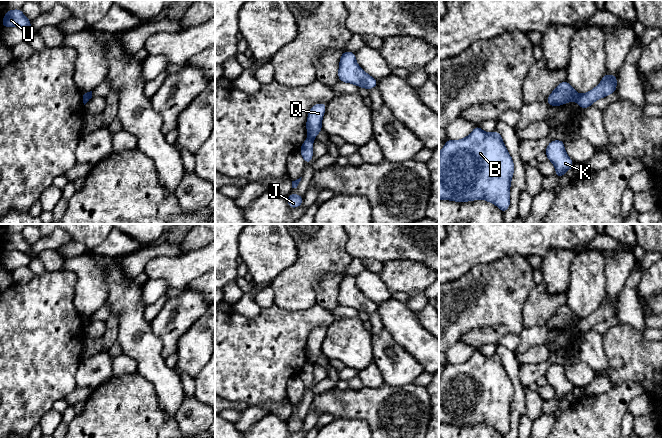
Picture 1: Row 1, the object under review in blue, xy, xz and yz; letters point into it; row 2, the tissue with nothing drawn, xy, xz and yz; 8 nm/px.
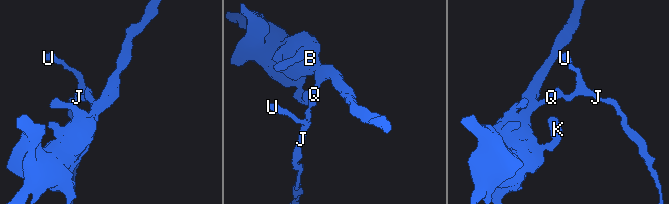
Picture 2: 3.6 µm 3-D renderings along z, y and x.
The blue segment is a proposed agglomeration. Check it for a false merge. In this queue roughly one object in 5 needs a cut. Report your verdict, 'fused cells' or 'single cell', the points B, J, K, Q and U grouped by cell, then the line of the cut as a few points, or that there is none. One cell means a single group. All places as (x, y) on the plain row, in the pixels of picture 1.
fused cells; groups B K Q / J U; cut yz (579, 318), (575, 324)

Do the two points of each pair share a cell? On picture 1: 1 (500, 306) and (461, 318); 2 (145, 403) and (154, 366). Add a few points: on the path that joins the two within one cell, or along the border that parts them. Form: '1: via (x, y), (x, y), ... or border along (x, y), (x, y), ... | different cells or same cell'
1: via (490, 306), (473, 306), (471, 308) | same cell
2: border along (137, 372), (153, 385), (159, 404) | different cells

